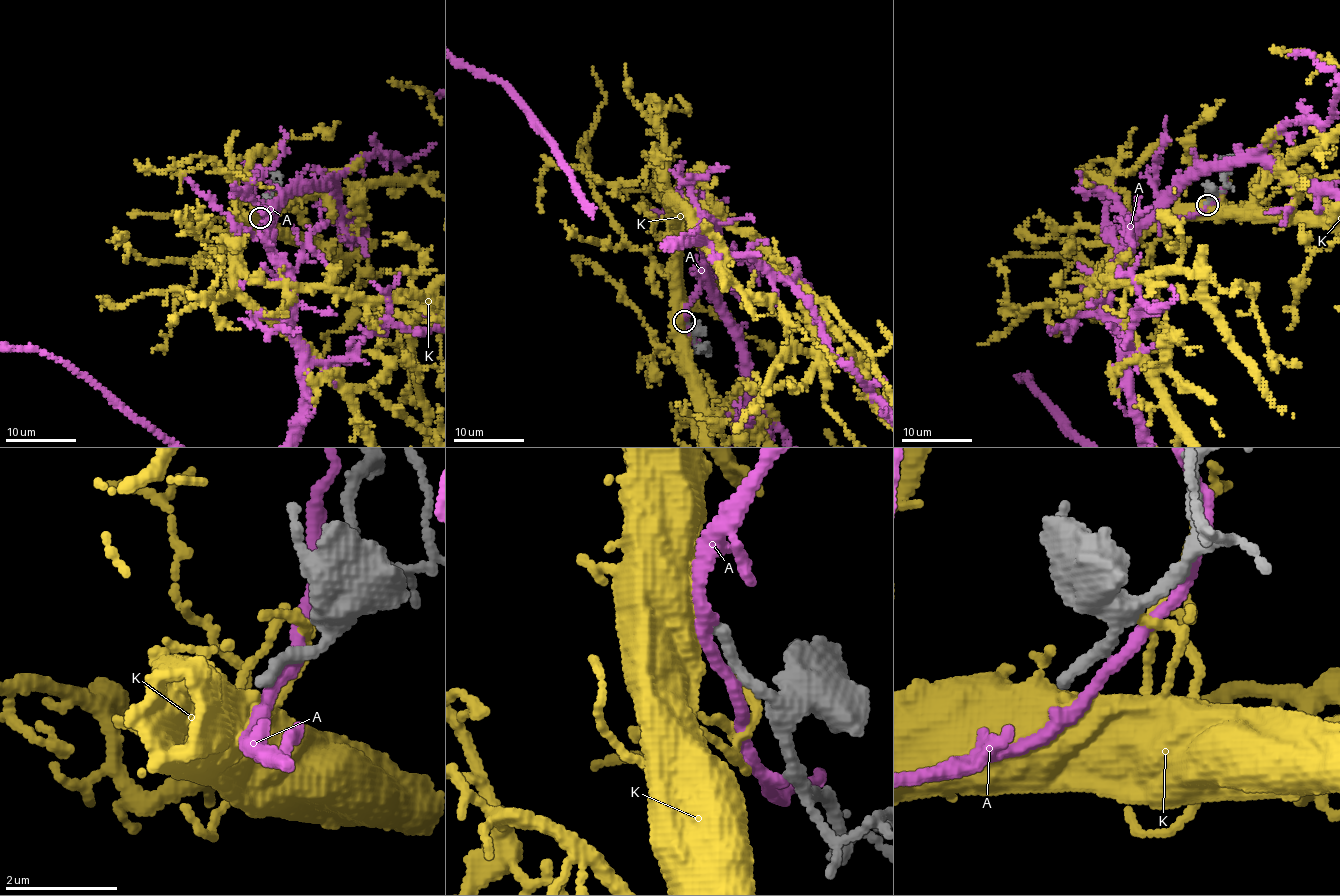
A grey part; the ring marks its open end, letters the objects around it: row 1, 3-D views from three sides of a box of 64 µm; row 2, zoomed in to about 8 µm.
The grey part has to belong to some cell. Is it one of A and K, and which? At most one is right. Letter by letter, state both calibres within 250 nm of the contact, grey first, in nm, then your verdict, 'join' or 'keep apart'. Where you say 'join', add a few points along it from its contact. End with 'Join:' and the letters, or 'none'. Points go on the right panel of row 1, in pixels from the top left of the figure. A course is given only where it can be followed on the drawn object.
A: 280/200 nm | keep apart
K: 190/480 nm | join
Join: K

